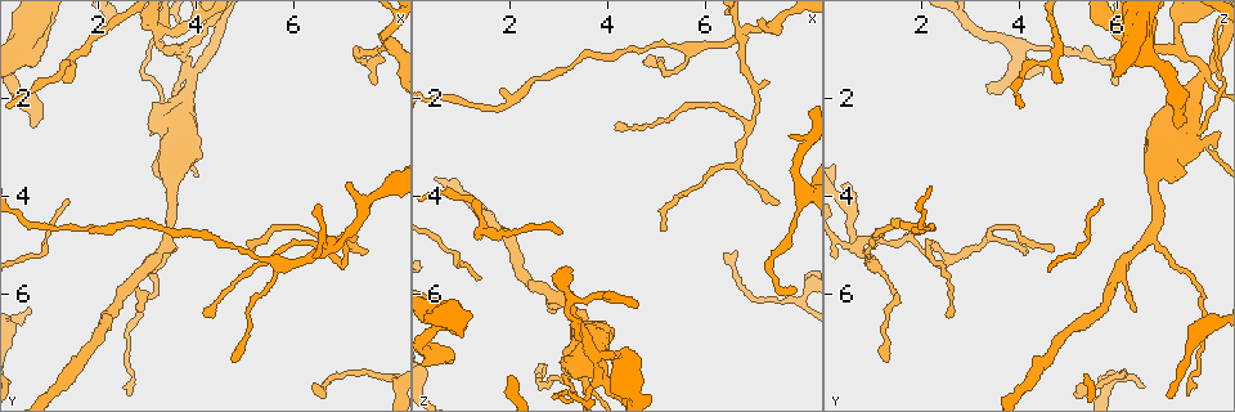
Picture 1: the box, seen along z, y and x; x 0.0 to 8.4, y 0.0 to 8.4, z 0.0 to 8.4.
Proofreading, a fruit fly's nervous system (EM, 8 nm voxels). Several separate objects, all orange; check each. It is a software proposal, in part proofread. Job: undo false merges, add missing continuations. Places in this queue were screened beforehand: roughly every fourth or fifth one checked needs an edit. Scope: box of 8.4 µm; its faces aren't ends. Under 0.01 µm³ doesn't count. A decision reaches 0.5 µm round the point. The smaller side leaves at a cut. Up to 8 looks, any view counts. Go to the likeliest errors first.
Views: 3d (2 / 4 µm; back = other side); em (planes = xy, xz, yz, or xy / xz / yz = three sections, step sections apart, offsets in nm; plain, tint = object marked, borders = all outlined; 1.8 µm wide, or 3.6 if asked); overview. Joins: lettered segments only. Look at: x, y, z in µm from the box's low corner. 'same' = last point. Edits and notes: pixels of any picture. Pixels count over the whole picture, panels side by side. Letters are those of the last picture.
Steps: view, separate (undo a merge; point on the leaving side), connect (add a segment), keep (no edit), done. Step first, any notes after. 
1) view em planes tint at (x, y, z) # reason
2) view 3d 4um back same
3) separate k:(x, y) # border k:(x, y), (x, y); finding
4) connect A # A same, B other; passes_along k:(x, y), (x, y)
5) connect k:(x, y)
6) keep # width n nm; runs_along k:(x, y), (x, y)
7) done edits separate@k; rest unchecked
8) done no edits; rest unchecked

view 3d 2um at (6.70, 5.05, 0.75) # sharp bend

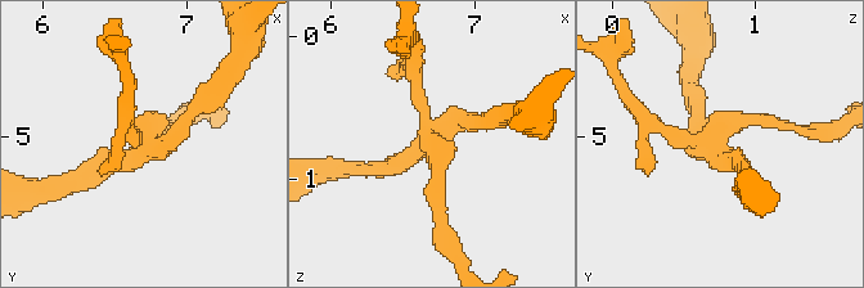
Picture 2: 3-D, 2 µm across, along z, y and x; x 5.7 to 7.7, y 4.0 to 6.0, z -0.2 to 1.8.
view em planes tint at (6.70, 5.06, 0.72) # arms 4; need the tissue

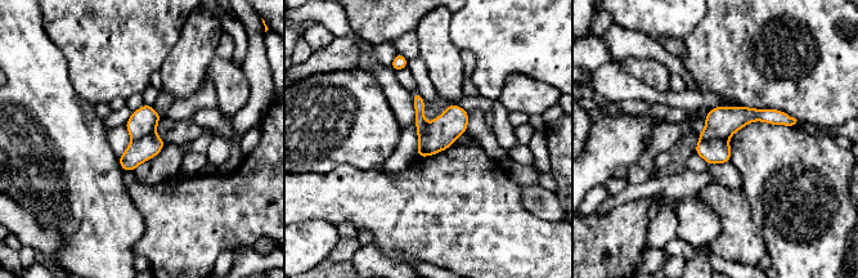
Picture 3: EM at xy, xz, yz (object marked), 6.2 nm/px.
view em planes borders same # what lies round it

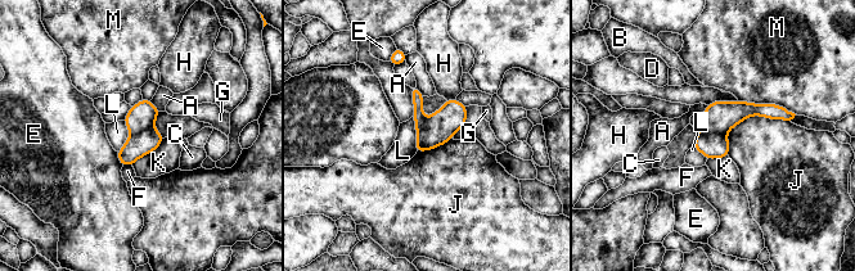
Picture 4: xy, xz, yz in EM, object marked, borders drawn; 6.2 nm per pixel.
separate 4:(720, 117) # A other, B other, C other, D other, E other, F other, G other, H other, J other, K other, L other, M other; part_leaving 4:(788, 114), (743, 109), (700, 131); a second neuron is stuck on

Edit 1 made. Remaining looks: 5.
view overview # redraw

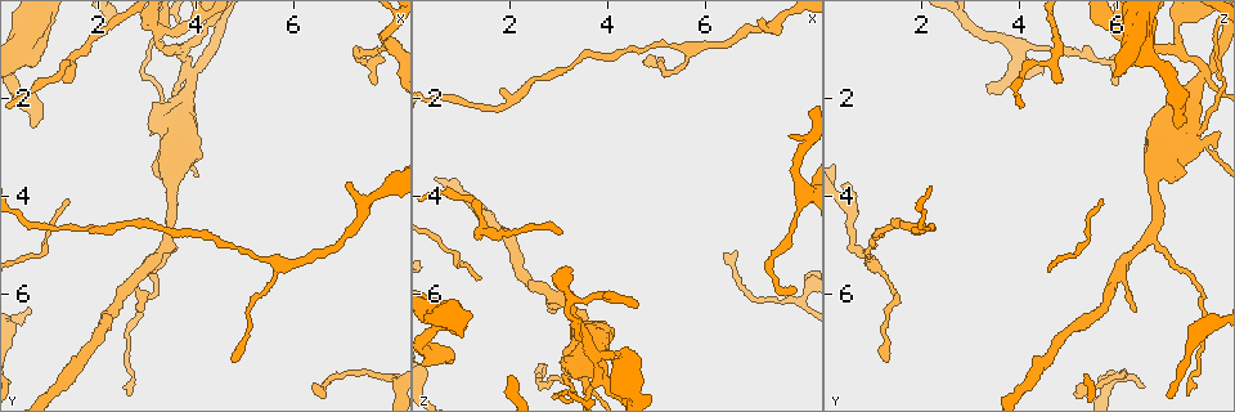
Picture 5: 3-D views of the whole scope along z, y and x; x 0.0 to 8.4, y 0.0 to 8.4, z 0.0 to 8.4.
view 3d 2um at (3.90, 1.45, 7.80) # four arms meet

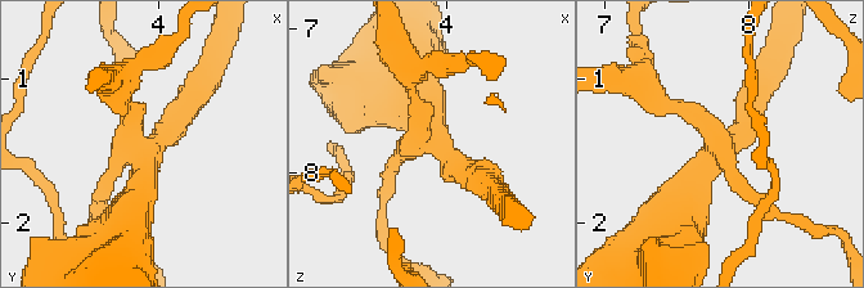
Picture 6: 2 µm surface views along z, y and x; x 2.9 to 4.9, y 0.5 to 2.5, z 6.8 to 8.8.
view em yz step 4 plain at (3.84, 1.52, 7.76) # arms 4

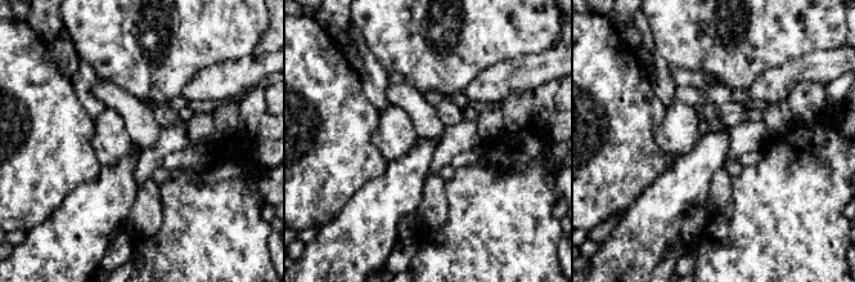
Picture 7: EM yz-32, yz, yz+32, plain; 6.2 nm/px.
view em yz step 4 borders same # what lies round it

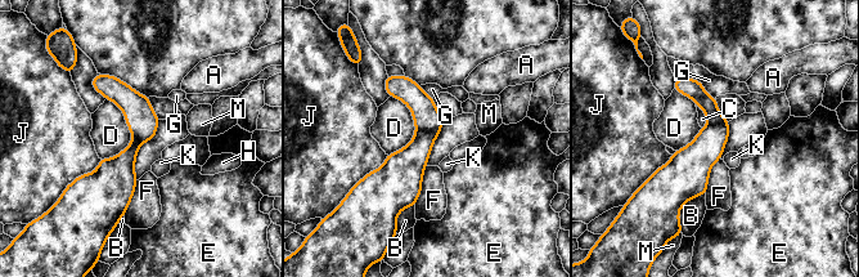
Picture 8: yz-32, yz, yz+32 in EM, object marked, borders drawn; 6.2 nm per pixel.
separate 8:(426, 116) # A other, B other, C other, D other, E other, F other, G other, H other, J other, K other, M other; part_leaving 8:(99, 77), (139, 115), (148, 137); two neurons meet here

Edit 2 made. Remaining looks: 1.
done edits separate@4, separate@8; rest unchecked

